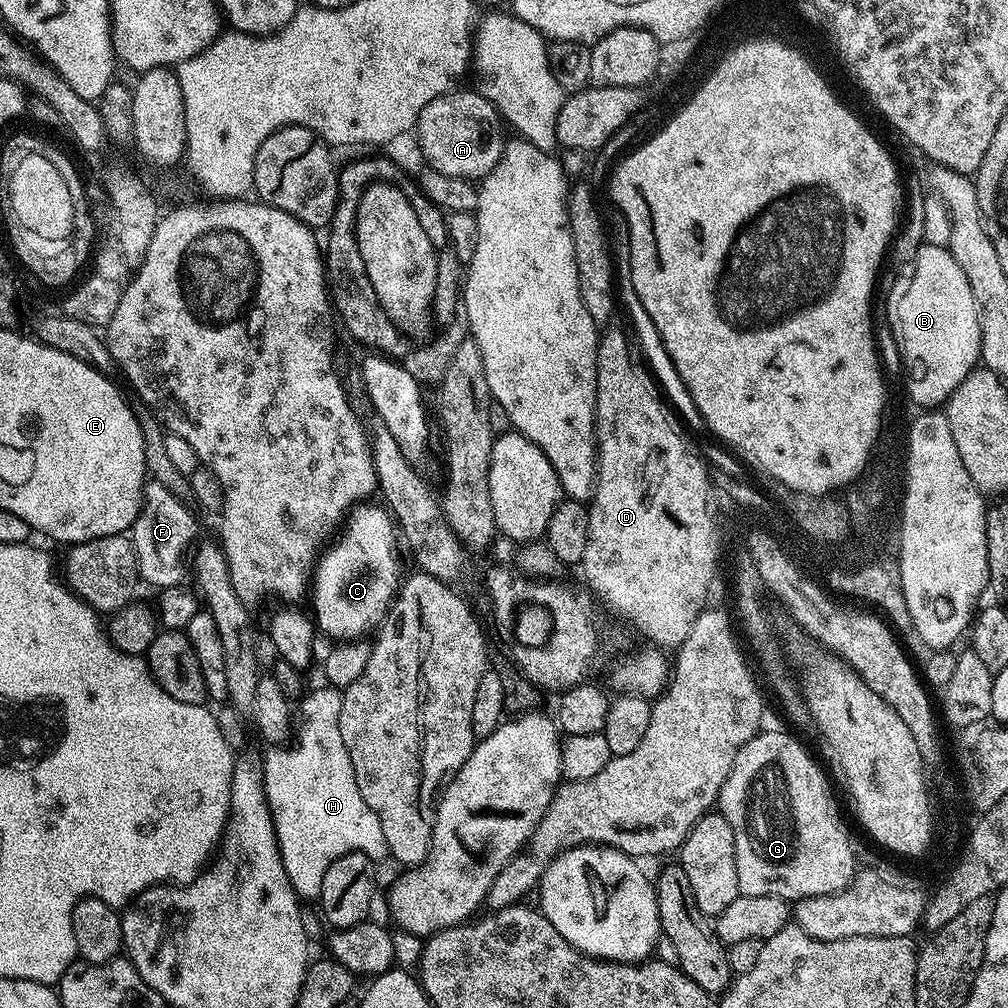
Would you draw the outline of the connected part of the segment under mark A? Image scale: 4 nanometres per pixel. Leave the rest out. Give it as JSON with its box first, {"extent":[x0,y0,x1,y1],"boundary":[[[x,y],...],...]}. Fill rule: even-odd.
{"extent":[414,90,506,182],"boundary":[[[453,90],[431,100],[416,119],[414,136],[420,139],[423,163],[442,175],[456,176],[471,182],[483,181],[494,170],[506,143],[500,137],[502,117],[479,91]]]}

